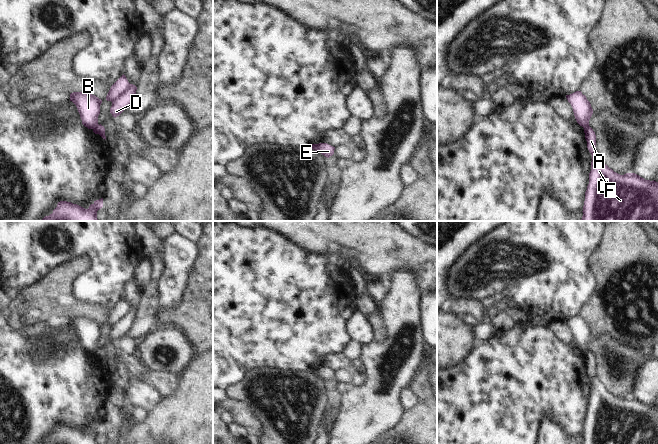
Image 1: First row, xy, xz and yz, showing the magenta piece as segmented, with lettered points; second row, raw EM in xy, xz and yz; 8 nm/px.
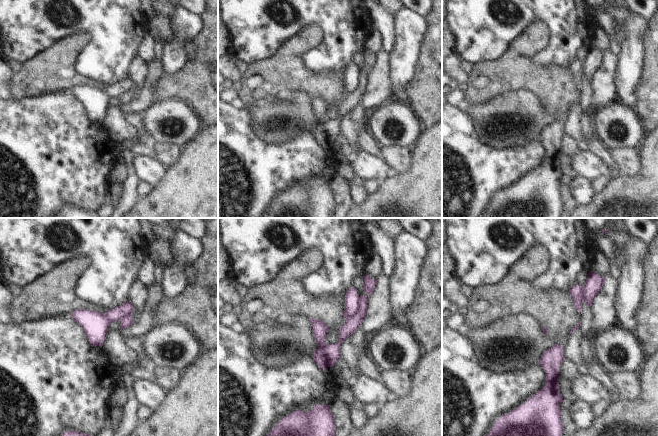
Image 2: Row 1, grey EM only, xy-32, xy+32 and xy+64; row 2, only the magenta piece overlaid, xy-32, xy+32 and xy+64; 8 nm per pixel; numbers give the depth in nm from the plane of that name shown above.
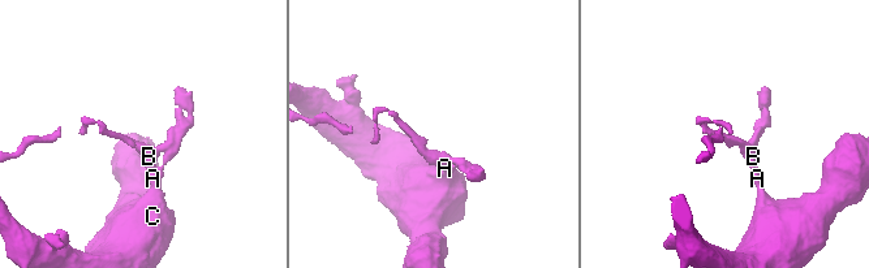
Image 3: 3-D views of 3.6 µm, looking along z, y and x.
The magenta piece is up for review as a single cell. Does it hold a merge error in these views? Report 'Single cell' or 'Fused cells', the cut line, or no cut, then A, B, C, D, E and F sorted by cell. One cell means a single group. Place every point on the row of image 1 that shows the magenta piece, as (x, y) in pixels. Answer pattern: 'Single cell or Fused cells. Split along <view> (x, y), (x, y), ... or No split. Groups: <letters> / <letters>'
Fused cells. Split along xy (130, 84), (118, 97), (111, 101). Groups: A C D E F / B.

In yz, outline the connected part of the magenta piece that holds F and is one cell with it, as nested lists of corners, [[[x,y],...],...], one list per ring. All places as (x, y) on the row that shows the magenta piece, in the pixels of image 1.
[[[587,126],[584,128],[584,133],[592,162],[581,221],[658,221],[658,182],[645,180],[635,173],[620,175],[614,172],[597,153],[596,135],[593,129]]]

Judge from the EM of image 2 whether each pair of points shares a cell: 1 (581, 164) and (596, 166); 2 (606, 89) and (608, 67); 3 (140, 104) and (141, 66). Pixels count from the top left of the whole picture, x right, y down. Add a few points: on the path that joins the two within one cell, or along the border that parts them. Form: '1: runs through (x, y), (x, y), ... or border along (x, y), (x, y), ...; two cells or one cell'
1: runs through (585, 164), (592, 166); one cell
2: runs through (606, 84), (607, 72); one cell
3: border along (150, 66), (147, 81), (142, 88); two cells

